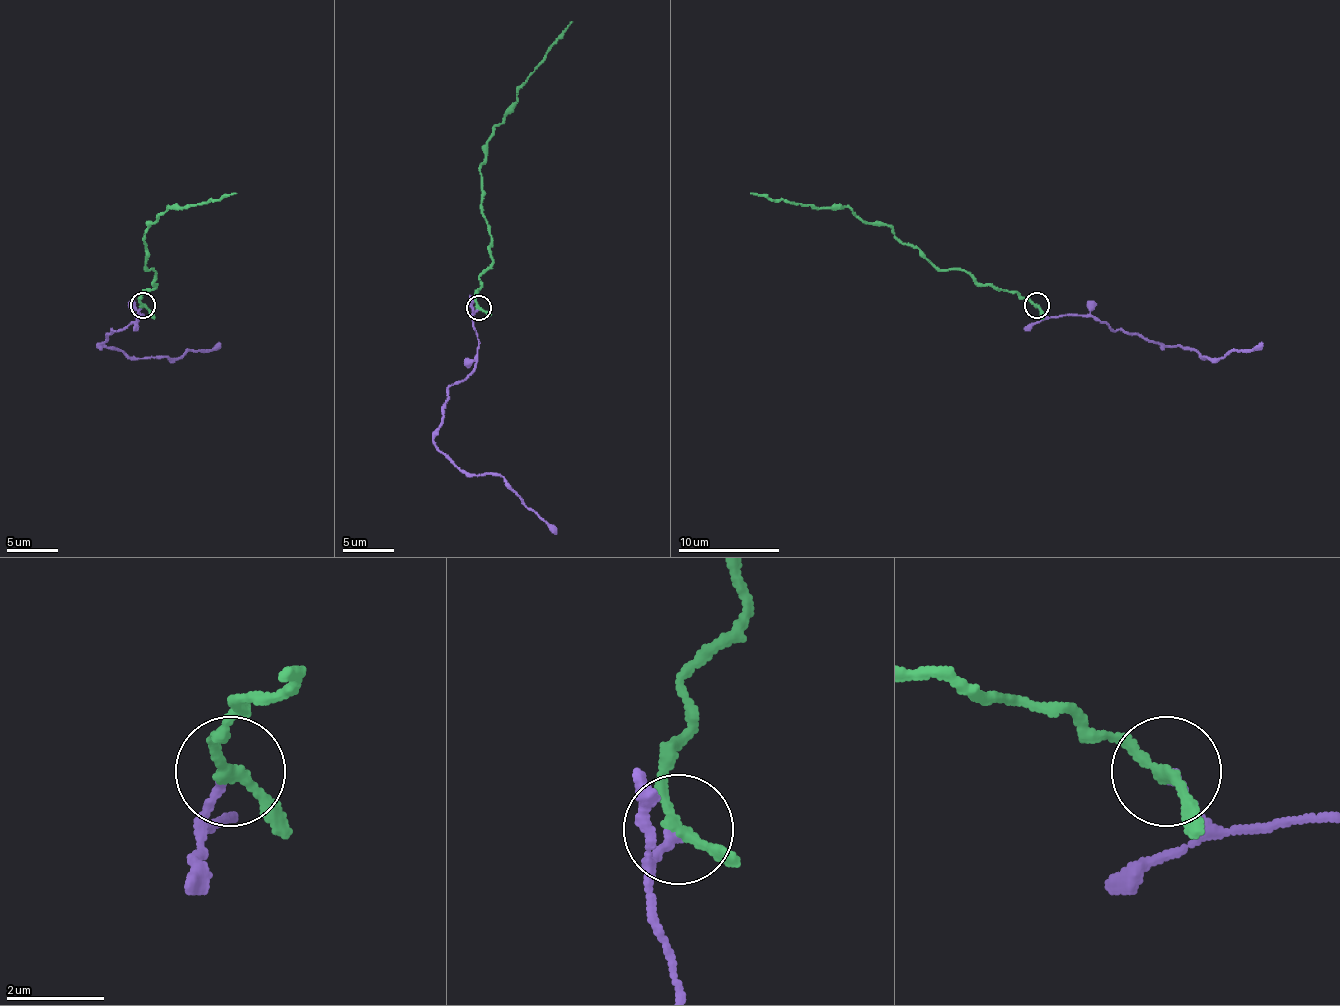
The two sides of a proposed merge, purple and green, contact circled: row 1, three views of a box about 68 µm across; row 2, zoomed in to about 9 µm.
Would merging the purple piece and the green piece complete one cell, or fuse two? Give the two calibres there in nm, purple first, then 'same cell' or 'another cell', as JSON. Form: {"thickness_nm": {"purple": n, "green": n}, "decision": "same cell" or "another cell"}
{"thickness_nm": {"purple": 180, "green": 200}, "decision": "same cell"}

